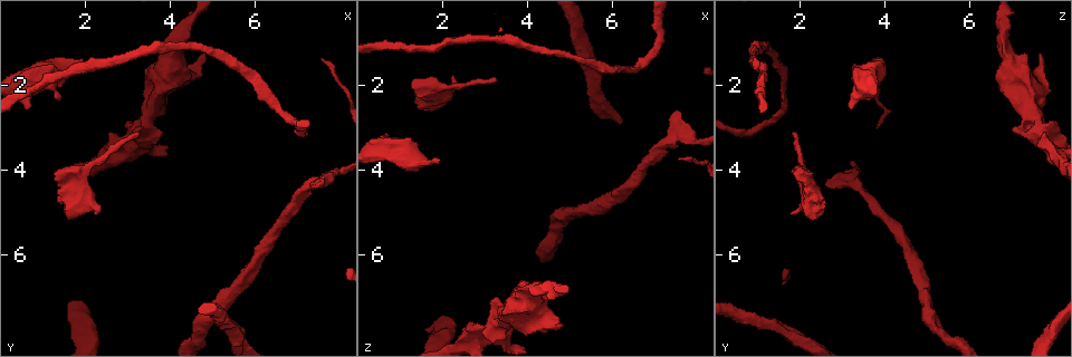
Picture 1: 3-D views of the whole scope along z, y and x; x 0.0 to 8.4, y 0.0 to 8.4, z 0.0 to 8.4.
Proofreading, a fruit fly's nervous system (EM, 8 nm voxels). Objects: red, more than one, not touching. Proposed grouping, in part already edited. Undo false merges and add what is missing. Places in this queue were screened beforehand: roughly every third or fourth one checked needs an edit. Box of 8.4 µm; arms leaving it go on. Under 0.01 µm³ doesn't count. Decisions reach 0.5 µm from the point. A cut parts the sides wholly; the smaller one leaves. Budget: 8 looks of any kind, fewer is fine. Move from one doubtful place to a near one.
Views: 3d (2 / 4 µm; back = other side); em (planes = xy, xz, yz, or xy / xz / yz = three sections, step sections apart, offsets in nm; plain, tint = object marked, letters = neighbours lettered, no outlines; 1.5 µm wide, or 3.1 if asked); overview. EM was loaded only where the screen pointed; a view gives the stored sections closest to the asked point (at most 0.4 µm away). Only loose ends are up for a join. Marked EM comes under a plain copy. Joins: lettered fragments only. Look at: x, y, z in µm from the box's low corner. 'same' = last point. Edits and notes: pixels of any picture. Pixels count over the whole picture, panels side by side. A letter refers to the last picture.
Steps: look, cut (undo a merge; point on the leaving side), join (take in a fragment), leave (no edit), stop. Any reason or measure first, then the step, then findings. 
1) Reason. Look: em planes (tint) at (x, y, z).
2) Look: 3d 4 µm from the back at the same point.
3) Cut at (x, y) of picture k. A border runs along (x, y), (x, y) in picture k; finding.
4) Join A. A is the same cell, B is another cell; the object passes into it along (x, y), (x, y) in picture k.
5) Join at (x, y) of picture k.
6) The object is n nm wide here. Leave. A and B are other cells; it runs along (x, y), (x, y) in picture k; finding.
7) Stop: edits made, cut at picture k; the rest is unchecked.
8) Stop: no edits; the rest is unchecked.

Free end. Look: 3d 2 µm at (7.55, 4.20, 2.65).

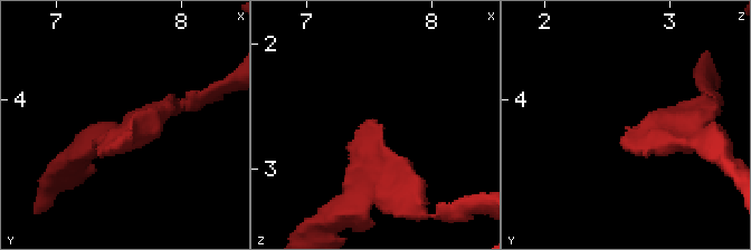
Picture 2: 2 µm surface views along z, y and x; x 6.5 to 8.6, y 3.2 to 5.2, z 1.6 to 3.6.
Now the EM. Look: em xy step 4 (letters) at (7.60, 4.20, 2.66).

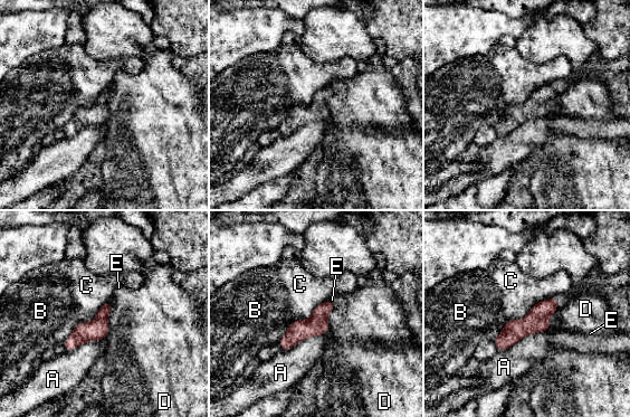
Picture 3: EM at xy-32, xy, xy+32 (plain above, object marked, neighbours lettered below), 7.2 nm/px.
Leave. A, B, C, D and E are other cells; a border runs along (105, 303), (61, 343) in picture 3; none of them fits.

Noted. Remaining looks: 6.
Thin end. Look: 3d 4 µm at (3.25, 3.20, 1.90).

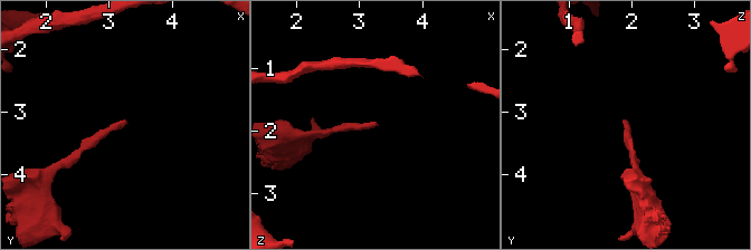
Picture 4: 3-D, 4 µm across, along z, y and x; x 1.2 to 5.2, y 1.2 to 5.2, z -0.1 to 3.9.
Need the tissue. Look: em planes (letters) at (3.30, 3.20, 1.90).

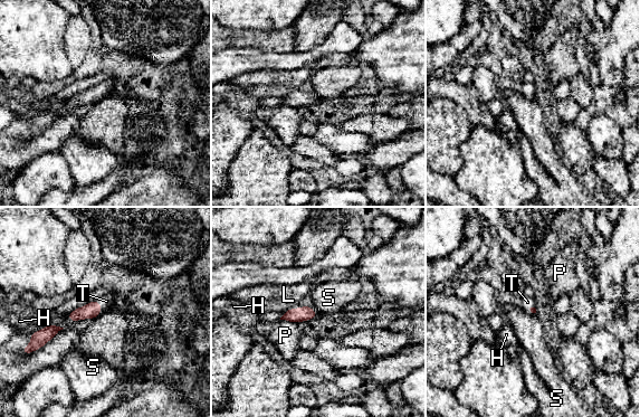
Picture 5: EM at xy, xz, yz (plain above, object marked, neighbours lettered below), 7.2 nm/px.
Join T. T is the same cell, H, L, P and S are other cells; the object passes into it along (92, 310), (101, 307), (106, 301) in picture 5; it goes on there.

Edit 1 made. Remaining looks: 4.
Look: overview.

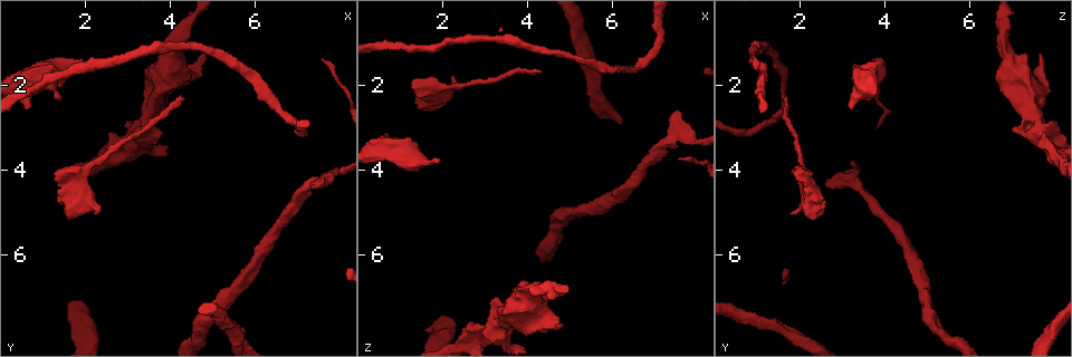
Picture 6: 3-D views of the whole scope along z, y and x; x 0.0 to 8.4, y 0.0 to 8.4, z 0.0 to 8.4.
Branch stops here. Look: em yz step 4 (letters) at (1.90, 1.40, 3.75).

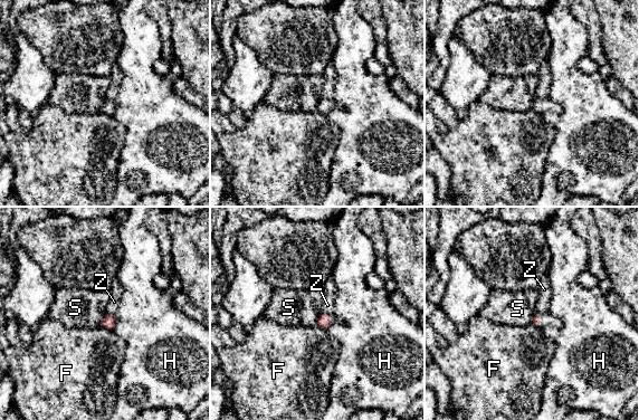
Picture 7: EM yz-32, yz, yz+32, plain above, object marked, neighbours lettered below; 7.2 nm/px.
Cut it another way. Look: em planes (letters) at the same point.

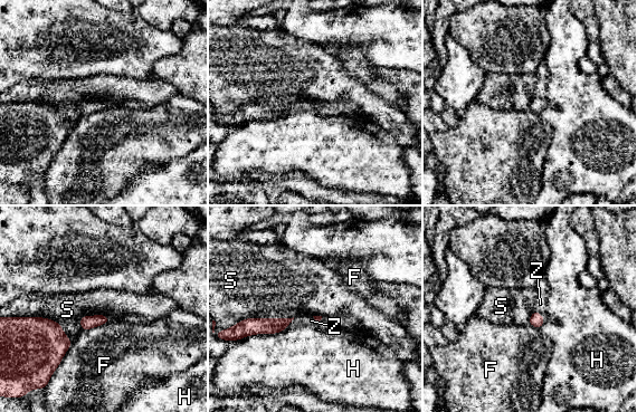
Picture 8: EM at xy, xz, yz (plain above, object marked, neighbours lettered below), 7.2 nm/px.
Leave. F, H, S and Z are other cells; a border runs along (293, 316), (247, 317), (238, 323) in picture 8; no lettered fragment goes on from it.

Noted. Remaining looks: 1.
Stop: edits made, join at picture 5; the rest is unchecked.

